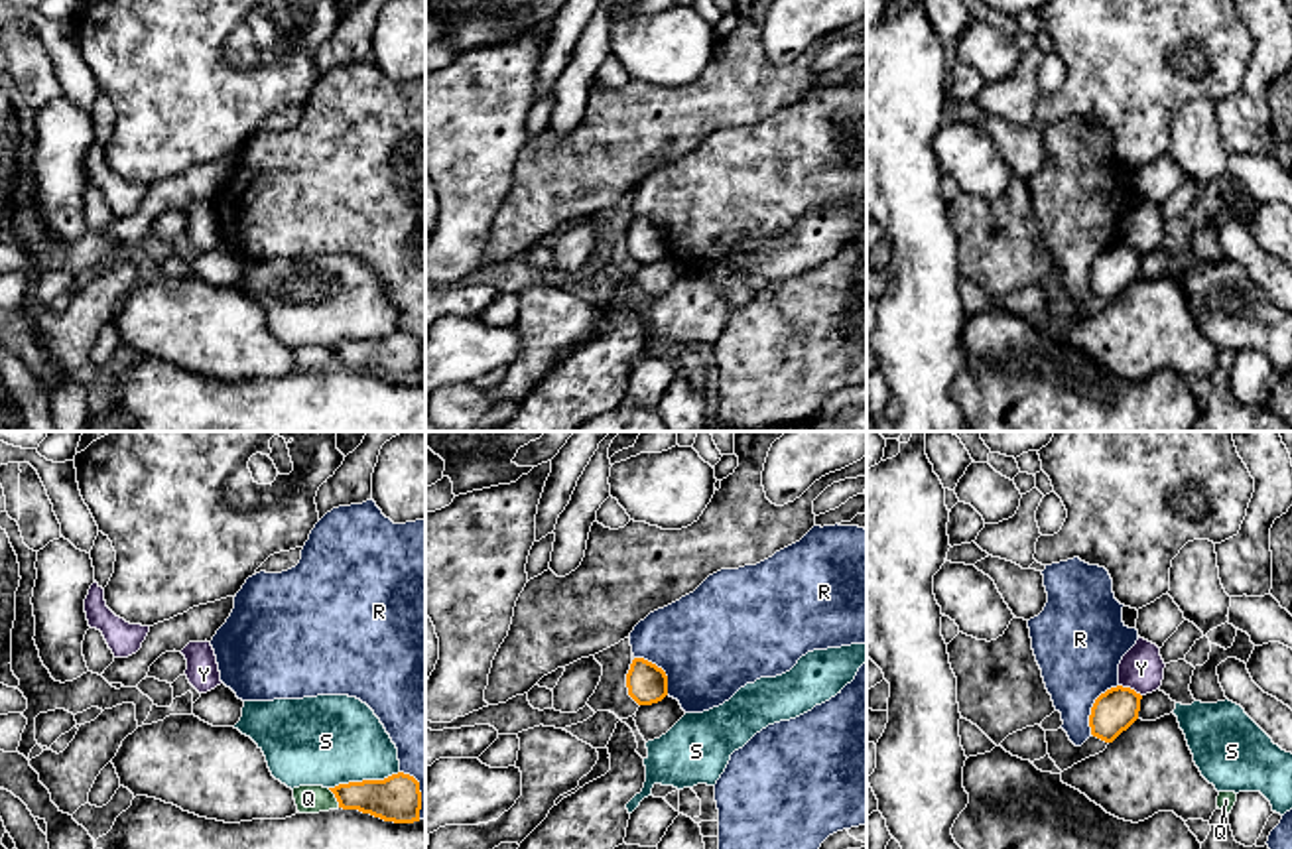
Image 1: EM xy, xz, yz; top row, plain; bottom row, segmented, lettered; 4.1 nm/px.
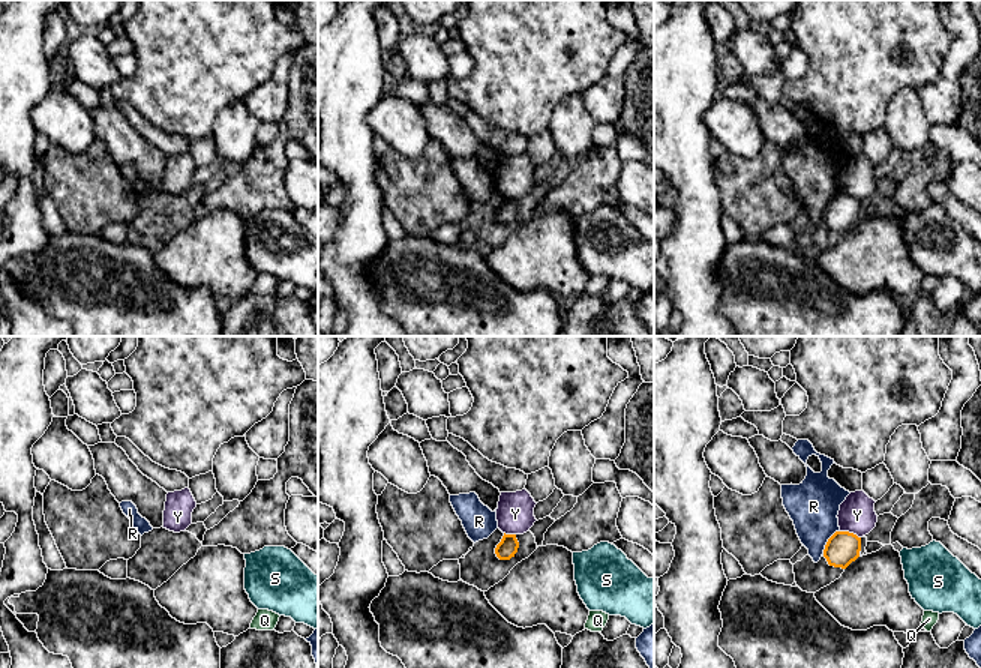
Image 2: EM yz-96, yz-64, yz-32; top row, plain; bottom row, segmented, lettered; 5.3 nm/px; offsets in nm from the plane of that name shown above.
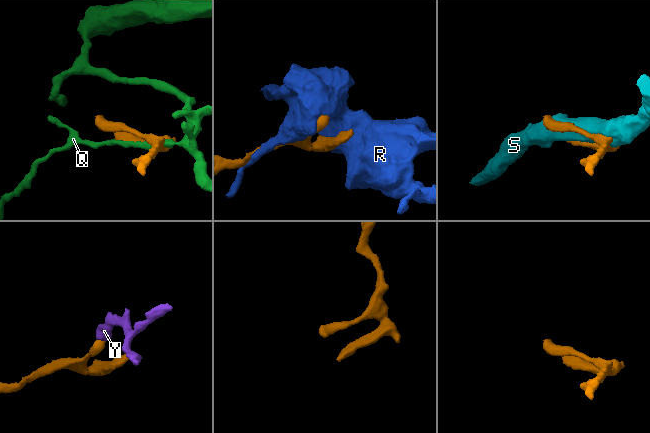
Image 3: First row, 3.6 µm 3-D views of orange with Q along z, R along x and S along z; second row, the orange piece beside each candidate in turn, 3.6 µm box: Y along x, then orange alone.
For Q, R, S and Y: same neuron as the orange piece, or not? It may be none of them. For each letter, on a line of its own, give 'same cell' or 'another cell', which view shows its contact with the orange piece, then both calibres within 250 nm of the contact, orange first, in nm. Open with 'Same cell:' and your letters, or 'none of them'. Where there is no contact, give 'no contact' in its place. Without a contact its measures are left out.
Same cell: none of them
Q: another cell; meets orange in xy; 190 nm thick on the orange side, 110 nm on the other
R: another cell; meets orange in yz; 180 nm thick on the orange side, 360 nm on the other
S: another cell; meets orange in xy; 190 nm thick on the orange side, 360 nm on the other
Y: another cell; meets orange in yz; 180 nm thick on the orange side, 180 nm on the other

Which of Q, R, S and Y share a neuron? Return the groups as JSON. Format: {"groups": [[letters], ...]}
{"groups": [["Q"], ["R"], ["S"], ["Y"]]}

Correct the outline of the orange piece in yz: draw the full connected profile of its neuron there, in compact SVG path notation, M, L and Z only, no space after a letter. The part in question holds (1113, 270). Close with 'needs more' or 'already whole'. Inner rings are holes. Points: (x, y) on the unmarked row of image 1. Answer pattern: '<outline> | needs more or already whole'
M1123 244L1101 252L1089 274L1091 294L1105 301L1113 301L1138 278L1140 258L1140 252Z | already whole

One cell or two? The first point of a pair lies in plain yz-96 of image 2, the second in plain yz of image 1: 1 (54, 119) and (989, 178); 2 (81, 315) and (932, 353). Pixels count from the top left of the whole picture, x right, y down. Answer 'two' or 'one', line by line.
1: one
2: two

